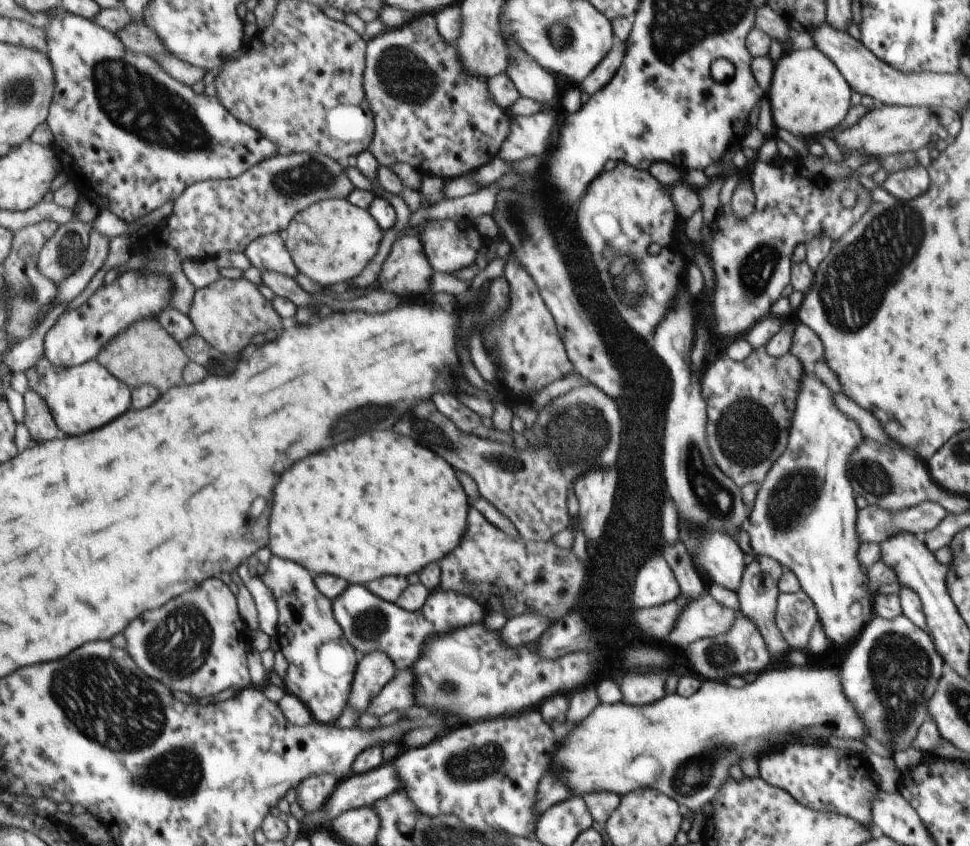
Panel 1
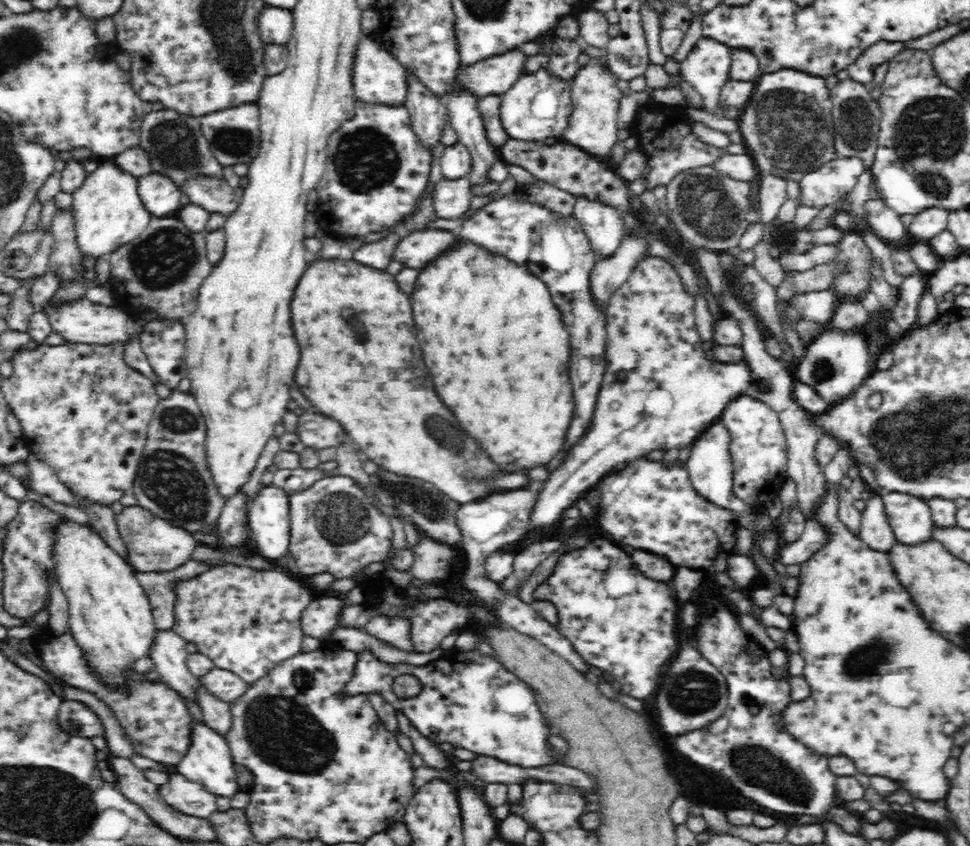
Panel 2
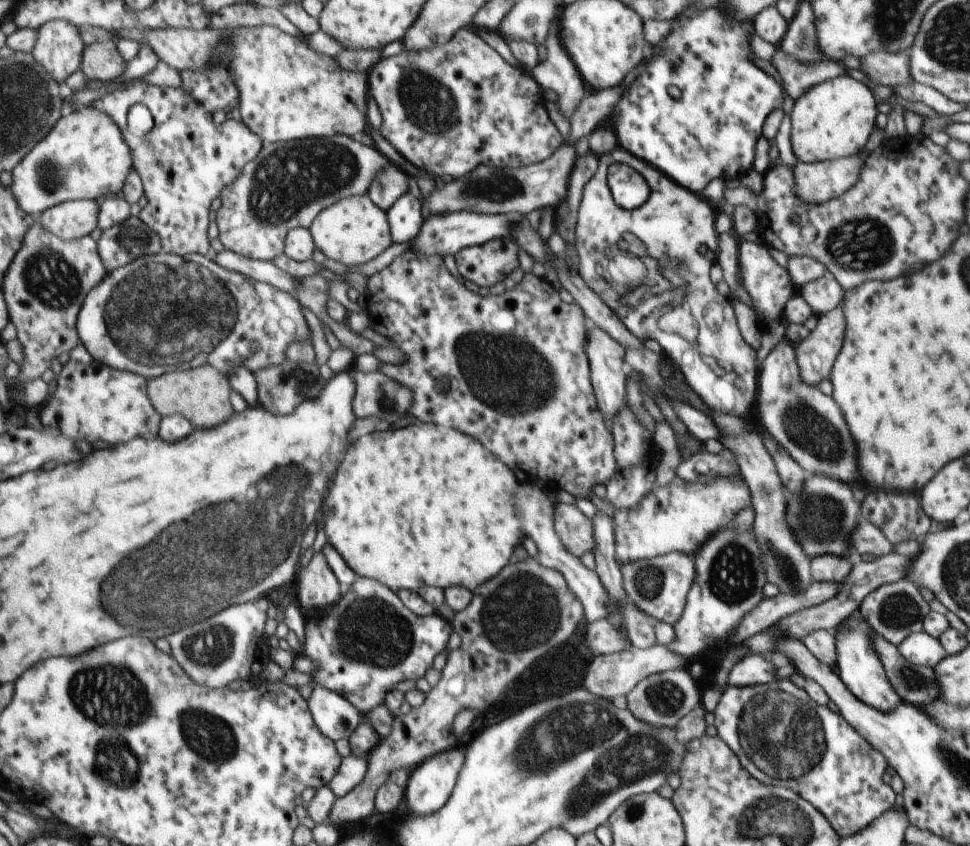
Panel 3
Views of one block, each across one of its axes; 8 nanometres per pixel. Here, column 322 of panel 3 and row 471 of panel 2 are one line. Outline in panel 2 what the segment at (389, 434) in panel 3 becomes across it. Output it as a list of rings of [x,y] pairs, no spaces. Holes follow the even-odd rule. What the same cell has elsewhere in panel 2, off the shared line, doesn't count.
[[[454,234],[454,238],[446,247],[438,250],[438,254],[434,254],[430,259],[417,269],[416,286],[410,294],[412,298],[412,312],[414,312],[414,326],[416,326],[416,338],[420,342],[422,348],[422,356],[426,362],[426,368],[430,370],[432,382],[434,382],[434,390],[438,392],[438,396],[444,400],[444,404],[456,414],[456,418],[462,422],[462,426],[466,430],[470,430],[486,450],[490,450],[490,454],[494,454],[494,458],[498,458],[498,462],[502,462],[502,466],[510,466],[510,473],[516,472],[516,468],[522,466],[536,467],[548,464],[554,458],[554,454],[558,454],[566,442],[566,433],[569,429],[572,417],[575,411],[575,398],[573,388],[570,386],[570,378],[568,378],[568,362],[570,362],[570,344],[568,344],[568,332],[564,328],[564,322],[560,320],[560,312],[552,302],[553,295],[550,296],[546,284],[534,276],[526,266],[510,260],[501,251],[486,250],[488,246],[480,246],[478,243],[466,238],[465,235]]]

